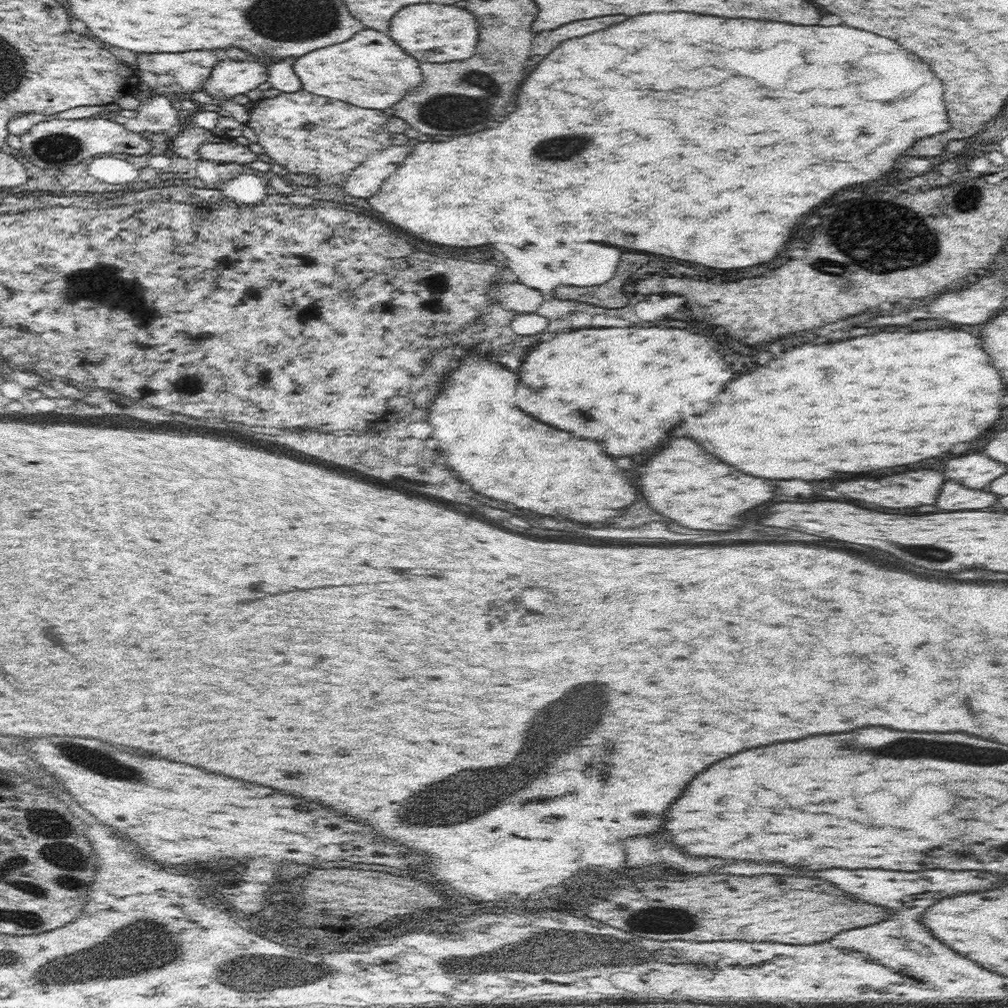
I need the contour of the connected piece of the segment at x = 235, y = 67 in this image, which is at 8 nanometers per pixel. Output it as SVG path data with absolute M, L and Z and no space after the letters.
M218 61L210 76L201 86L204 94L217 100L217 105L226 110L237 122L249 122L250 116L244 105L234 102L234 96L248 94L267 81L268 66L254 61Z

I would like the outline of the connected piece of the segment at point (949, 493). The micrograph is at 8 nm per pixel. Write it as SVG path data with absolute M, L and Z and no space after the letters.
M946 482L942 486L942 492L938 496L936 506L944 512L956 512L956 510L982 510L992 506L999 497L991 492L982 490L970 490L956 482Z

